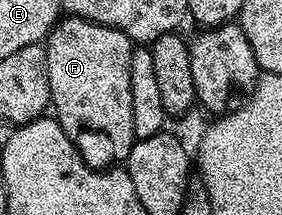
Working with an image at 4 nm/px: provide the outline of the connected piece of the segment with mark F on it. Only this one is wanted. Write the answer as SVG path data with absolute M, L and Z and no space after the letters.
M68 16L61 19L56 27L48 33L46 37L46 47L48 49L48 77L50 78L50 101L51 111L54 113L55 119L60 121L60 125L70 134L77 134L85 128L88 132L105 132L108 140L112 143L112 148L116 151L117 161L127 161L130 150L136 145L137 139L134 134L134 106L130 102L130 58L132 57L133 42L126 34L122 34L122 30L114 30L110 26L102 26L95 24L89 20L83 20L77 16Z

